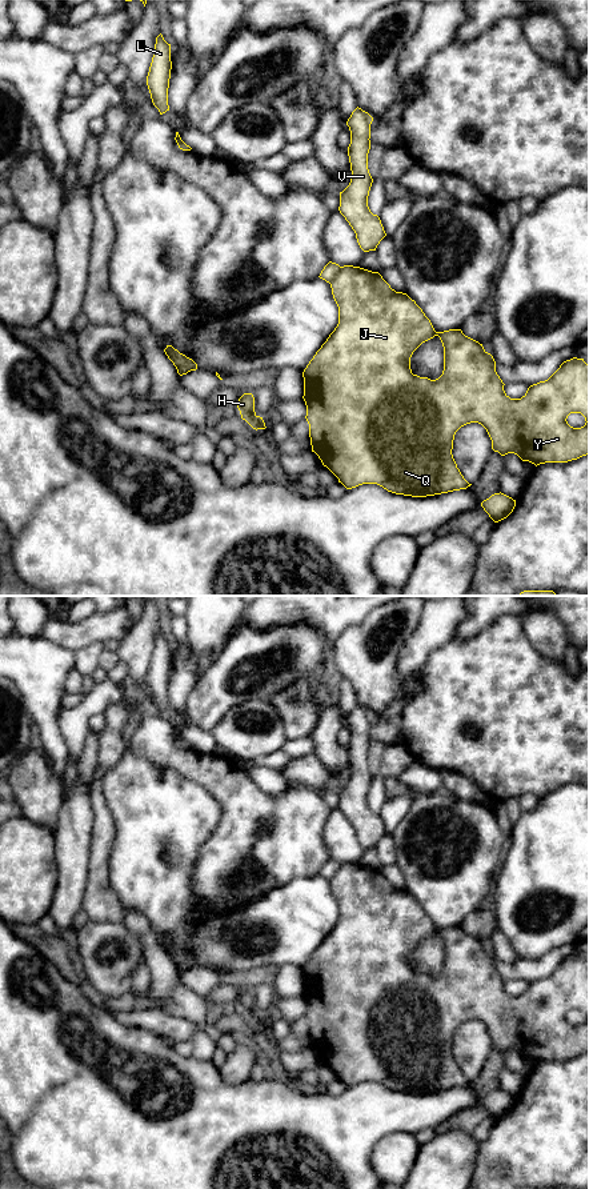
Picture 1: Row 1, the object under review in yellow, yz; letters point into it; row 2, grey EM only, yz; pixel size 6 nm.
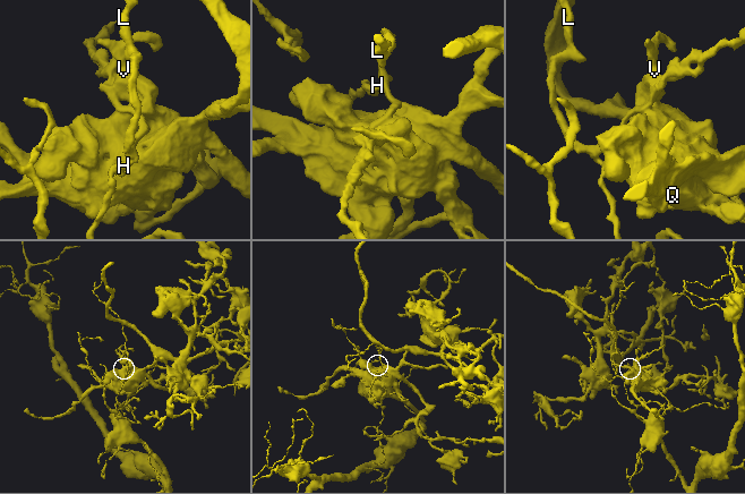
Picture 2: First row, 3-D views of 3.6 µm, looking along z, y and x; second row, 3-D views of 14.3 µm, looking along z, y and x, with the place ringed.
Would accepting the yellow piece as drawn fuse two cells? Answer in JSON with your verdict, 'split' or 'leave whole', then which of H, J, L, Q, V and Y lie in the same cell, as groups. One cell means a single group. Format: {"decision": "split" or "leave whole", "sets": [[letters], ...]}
{"decision": "split", "sets": [["H", "L"], ["J", "Q", "V", "Y"]]}

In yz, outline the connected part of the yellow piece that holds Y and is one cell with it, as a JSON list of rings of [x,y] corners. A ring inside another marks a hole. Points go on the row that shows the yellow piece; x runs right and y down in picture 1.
[[[344,265],[329,284],[333,299],[338,307],[338,324],[302,372],[302,399],[306,405],[305,419],[309,424],[312,452],[318,456],[322,465],[326,467],[346,489],[352,489],[362,484],[377,484],[388,492],[412,497],[426,497],[466,489],[472,484],[464,479],[457,468],[452,449],[456,432],[470,423],[478,423],[486,429],[494,452],[498,452],[501,456],[514,453],[522,461],[529,461],[536,467],[545,463],[568,463],[589,455],[589,364],[586,364],[584,359],[573,357],[564,361],[548,380],[530,385],[521,399],[510,399],[504,391],[505,384],[496,372],[496,361],[493,356],[484,349],[482,344],[465,336],[461,329],[436,332],[430,320],[425,316],[416,301],[406,293],[392,289],[378,272],[372,272],[353,265]],[[434,336],[440,337],[444,347],[444,371],[438,379],[430,380],[412,373],[410,357],[422,343],[433,339]],[[570,413],[581,413],[585,417],[585,425],[581,428],[570,427],[566,421]]]

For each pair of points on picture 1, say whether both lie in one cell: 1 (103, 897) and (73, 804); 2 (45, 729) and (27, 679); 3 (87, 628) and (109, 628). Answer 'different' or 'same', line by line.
1: different
2: same
3: same

